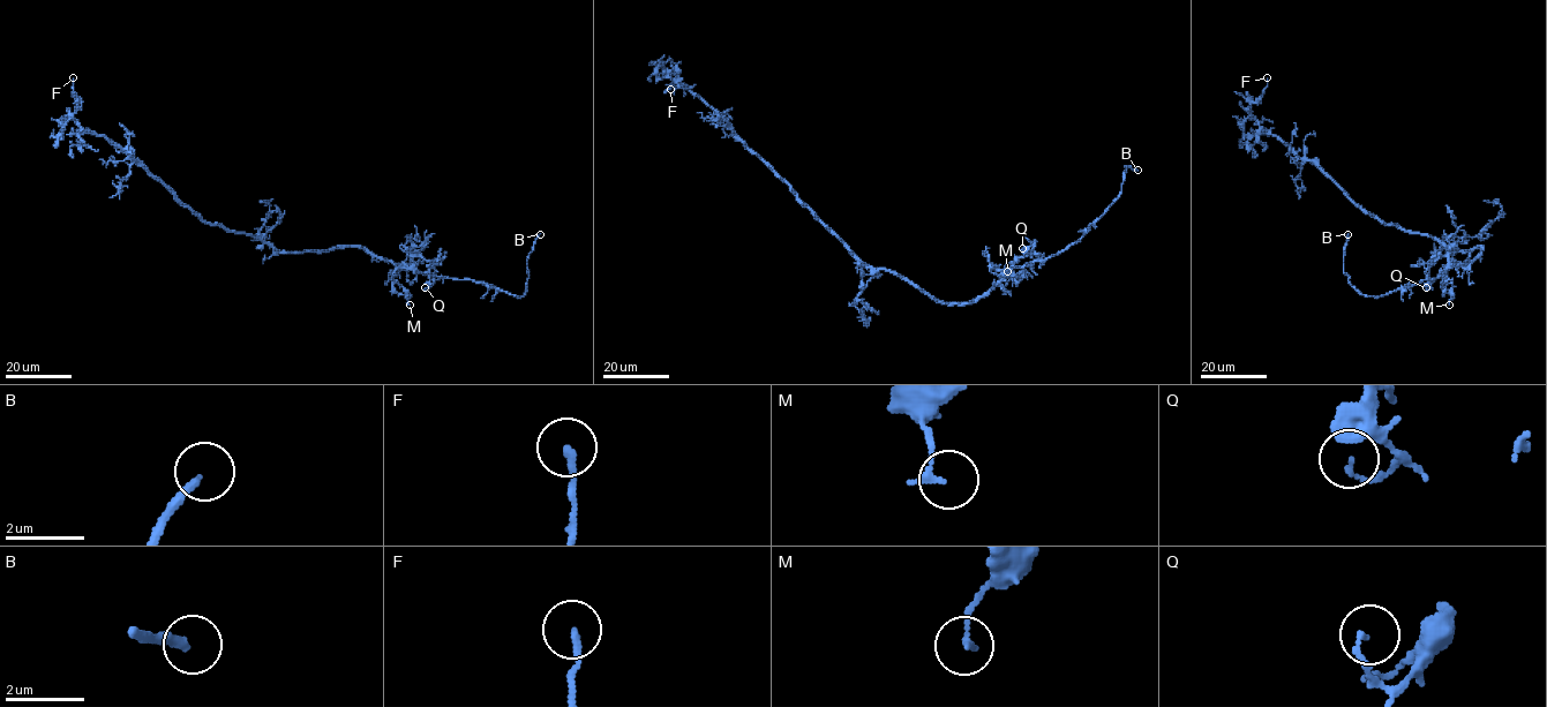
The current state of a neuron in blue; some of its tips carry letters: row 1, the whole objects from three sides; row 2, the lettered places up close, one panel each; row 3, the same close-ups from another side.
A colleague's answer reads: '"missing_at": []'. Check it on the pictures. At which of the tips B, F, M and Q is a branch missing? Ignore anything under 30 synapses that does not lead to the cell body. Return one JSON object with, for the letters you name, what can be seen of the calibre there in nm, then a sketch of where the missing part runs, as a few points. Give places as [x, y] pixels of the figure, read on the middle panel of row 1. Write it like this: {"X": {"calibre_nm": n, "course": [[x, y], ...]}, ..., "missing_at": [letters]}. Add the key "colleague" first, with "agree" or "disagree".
{"colleague": "disagree", "B": {"calibre_nm": 240, "course": [[1138, 170], [1153, 172], [1172, 196]]}, "missing_at": ["B"]}

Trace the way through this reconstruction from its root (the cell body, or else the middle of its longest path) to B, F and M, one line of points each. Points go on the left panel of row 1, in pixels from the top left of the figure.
B: (288, 252), (363, 246), (421, 272), (472, 279), (523, 296), (528, 275), (527, 256), (540, 234)
F: (288, 252), (207, 223), (124, 150), (85, 132), (69, 117), (79, 103), (73, 77)
M: (288, 252), (363, 246), (395, 263), (408, 265), (410, 269), (397, 268), (392, 278), (404, 288), (410, 305)

